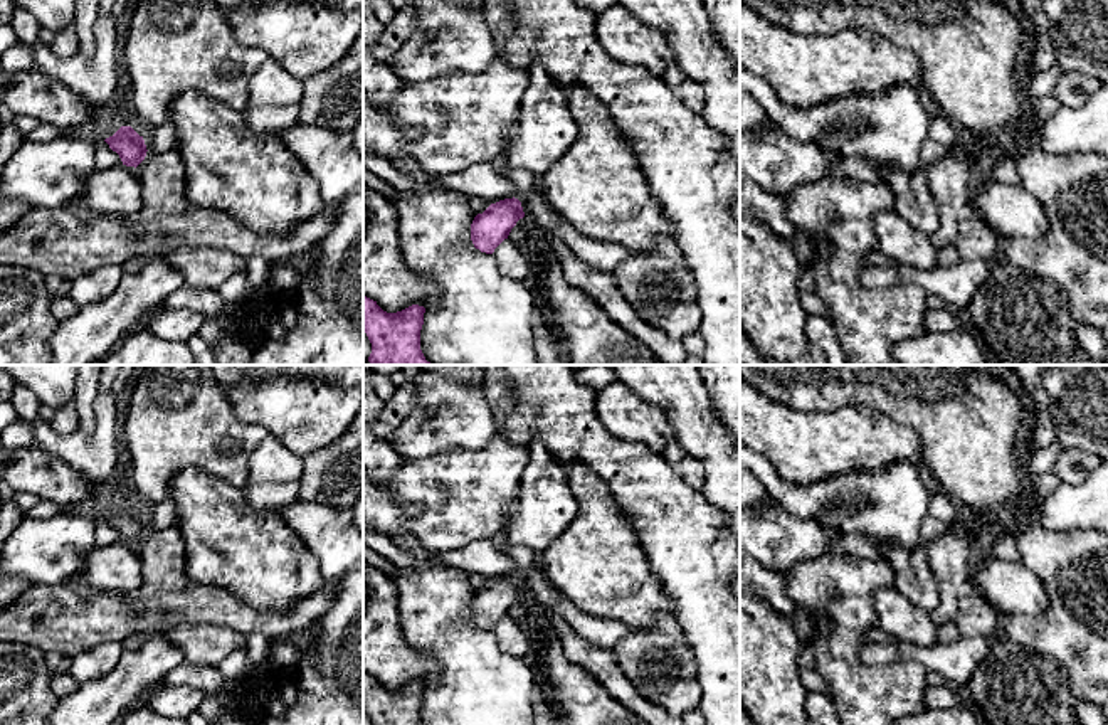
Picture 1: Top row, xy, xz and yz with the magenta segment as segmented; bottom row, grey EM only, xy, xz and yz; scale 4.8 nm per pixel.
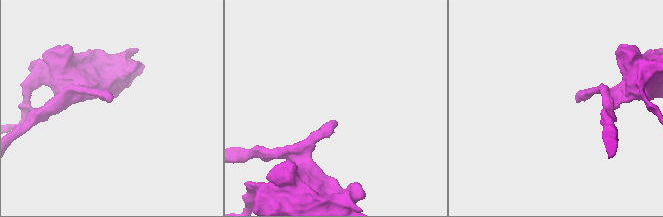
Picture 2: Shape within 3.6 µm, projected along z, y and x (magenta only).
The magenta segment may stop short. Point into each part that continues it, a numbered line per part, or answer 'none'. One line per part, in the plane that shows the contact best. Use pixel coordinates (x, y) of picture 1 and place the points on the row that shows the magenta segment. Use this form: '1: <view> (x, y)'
1: xz (523, 180)

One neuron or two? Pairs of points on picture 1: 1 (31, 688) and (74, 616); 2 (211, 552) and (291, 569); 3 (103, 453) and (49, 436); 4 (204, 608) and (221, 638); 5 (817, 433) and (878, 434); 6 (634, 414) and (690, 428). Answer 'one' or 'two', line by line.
1: two
2: one
3: one
4: two
5: one
6: two

